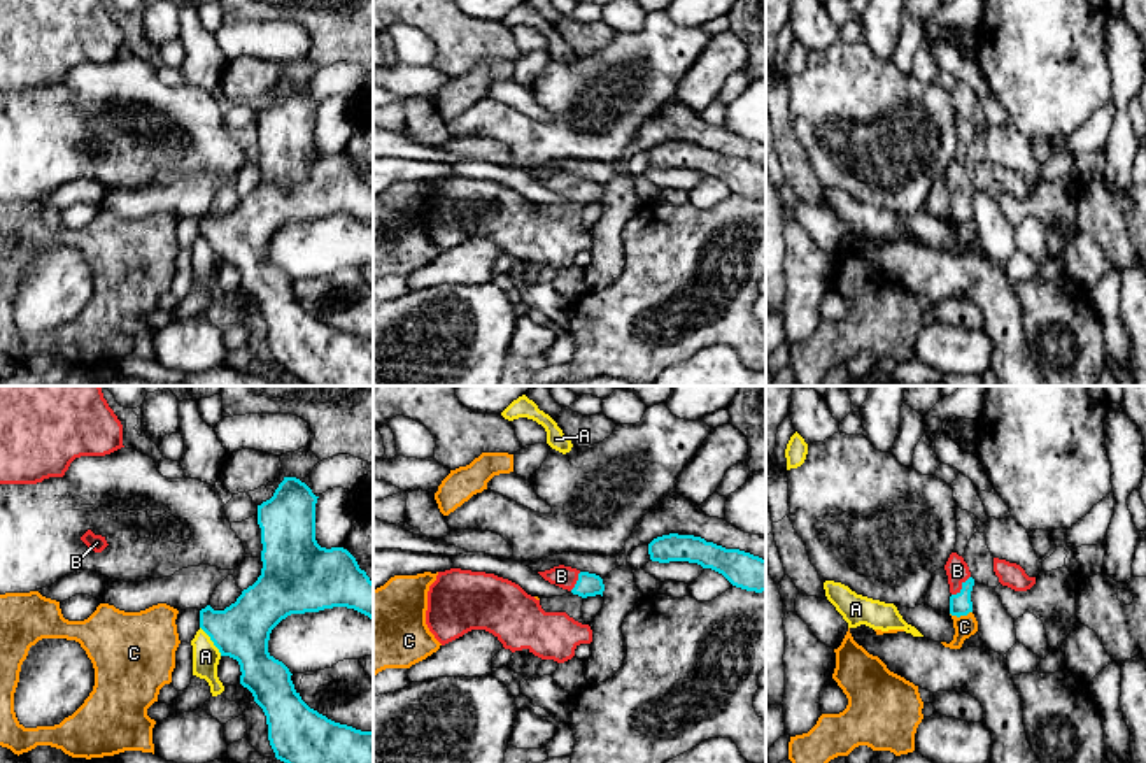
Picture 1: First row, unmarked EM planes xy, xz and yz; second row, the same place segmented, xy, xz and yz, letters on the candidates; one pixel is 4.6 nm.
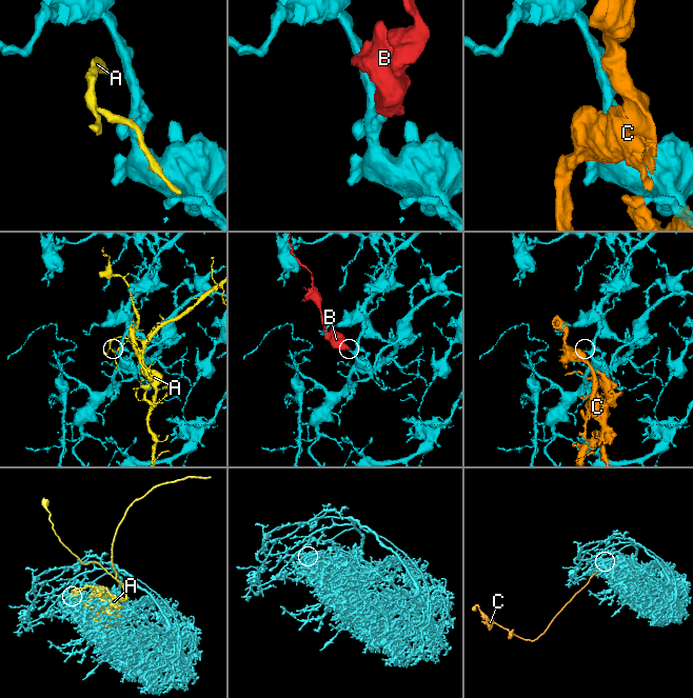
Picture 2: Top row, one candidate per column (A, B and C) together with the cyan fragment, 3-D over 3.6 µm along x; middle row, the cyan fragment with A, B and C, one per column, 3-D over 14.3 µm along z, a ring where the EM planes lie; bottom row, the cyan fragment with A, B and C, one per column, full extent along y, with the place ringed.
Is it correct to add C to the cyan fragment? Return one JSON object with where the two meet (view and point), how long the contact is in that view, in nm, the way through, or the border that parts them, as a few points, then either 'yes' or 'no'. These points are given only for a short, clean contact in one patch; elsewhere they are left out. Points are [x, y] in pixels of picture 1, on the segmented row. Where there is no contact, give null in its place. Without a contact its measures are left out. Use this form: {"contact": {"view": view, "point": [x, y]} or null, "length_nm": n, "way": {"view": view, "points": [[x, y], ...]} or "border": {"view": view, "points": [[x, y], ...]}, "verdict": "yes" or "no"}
{"contact": {"view": "yz", "point": [961, 614]}, "length_nm": 110, "verdict": "no"}

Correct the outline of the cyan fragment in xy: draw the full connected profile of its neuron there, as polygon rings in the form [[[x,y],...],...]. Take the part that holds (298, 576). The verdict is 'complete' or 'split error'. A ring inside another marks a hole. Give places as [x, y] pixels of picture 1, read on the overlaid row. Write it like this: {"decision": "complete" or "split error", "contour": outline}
{"decision": "complete", "contour": [[[284,477],[273,496],[258,505],[261,528],[261,575],[224,610],[210,605],[200,610],[200,628],[221,656],[240,665],[240,684],[263,709],[268,740],[284,763],[373,763],[373,730],[361,731],[335,723],[310,709],[294,689],[289,668],[268,652],[272,630],[291,614],[319,612],[333,607],[354,609],[373,621],[373,582],[343,547],[321,547],[315,540],[315,503],[312,489],[296,477]]]}

